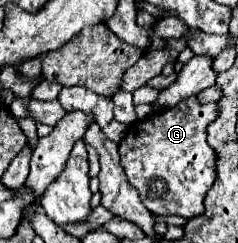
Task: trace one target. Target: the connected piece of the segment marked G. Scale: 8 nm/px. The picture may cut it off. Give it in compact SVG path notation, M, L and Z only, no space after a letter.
M196 98L182 100L174 108L154 112L150 116L150 122L146 124L146 130L142 132L142 120L132 124L120 142L120 158L122 166L126 170L128 182L138 190L142 204L152 212L152 214L176 214L186 220L200 216L204 212L204 196L214 184L216 176L216 154L206 142L206 126L218 116L218 106L212 104L198 104Z

